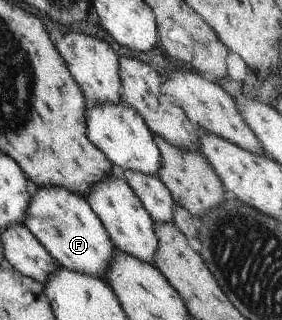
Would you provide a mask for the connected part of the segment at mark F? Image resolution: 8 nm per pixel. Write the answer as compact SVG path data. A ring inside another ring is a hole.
M53 185L29 190L28 207L22 220L24 227L42 244L57 265L89 276L104 276L114 246L101 221L87 204L86 197Z

